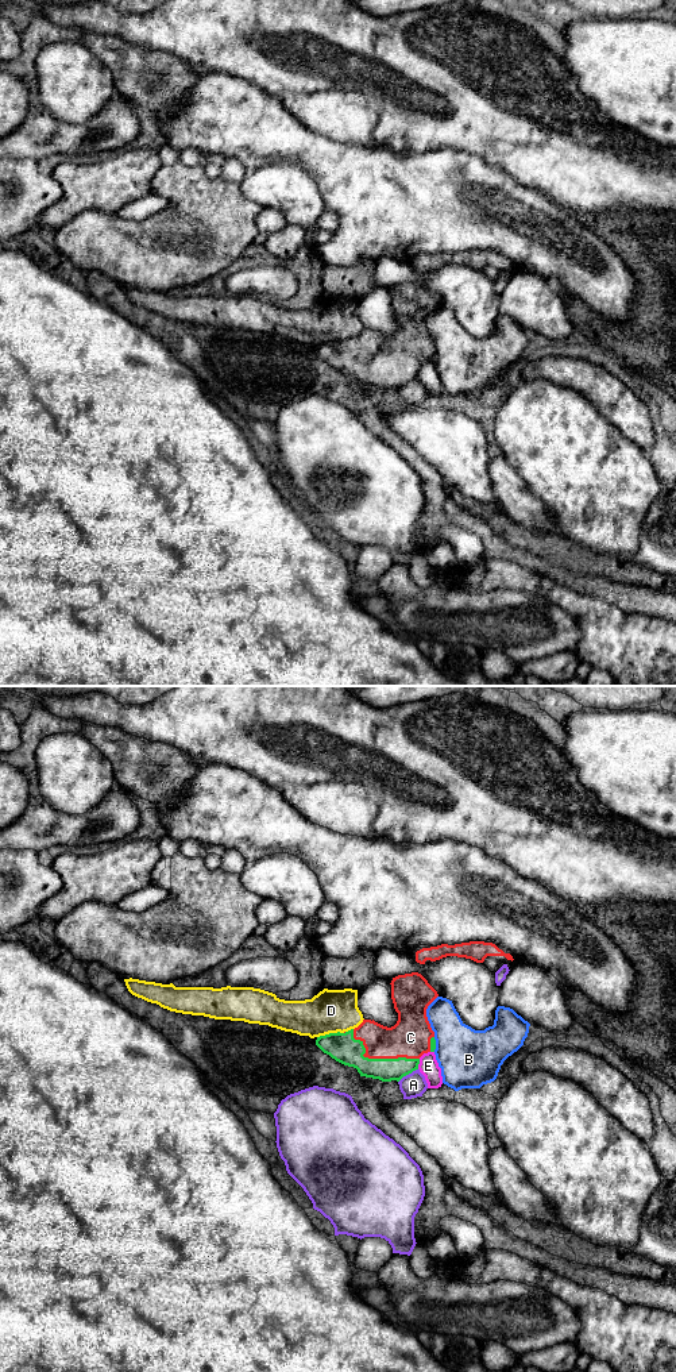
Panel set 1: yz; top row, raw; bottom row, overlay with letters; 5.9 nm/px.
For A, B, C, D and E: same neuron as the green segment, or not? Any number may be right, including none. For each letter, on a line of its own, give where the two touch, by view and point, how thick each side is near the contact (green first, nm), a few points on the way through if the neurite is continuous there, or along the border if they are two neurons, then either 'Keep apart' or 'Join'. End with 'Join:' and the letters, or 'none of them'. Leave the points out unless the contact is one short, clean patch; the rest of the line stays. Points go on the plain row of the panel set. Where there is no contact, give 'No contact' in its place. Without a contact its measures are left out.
A: Touches green at yz (408, 382). Thickness 140 nm (green) against 140 nm. Keep apart
B: Touches green at yz (435, 353). Thickness 30 nm (green) against 360 nm. Keep apart
C: Touches green at yz (377, 367). Thickness 170 nm (green) against 240 nm. Join
D: Touches green at yz (329, 342). Thickness 170 nm (green) against 260 nm. Keep apart
E: Touches green at yz (418, 372). Thickness 140 nm (green) against 120 nm. Keep apart
Join: C

